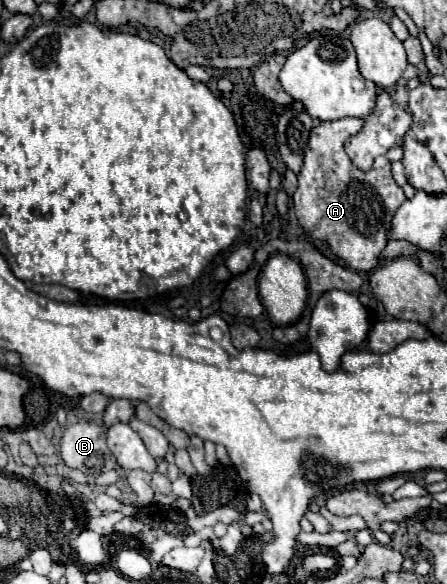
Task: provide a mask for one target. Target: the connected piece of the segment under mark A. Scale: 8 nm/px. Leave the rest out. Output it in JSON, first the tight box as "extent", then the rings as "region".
{"extent":[292,117,406,271],"region":[[[344,117],[338,121],[322,121],[318,127],[312,129],[308,149],[304,153],[304,165],[298,173],[298,187],[292,195],[292,201],[294,201],[296,217],[304,227],[304,231],[308,231],[316,239],[326,241],[332,253],[344,259],[352,269],[370,271],[382,259],[382,251],[388,243],[388,229],[392,223],[392,215],[406,201],[406,197],[404,191],[392,179],[390,161],[382,161],[380,171],[360,171],[356,165],[352,165],[352,161],[344,151],[344,139],[352,137],[352,133],[358,133],[360,129],[362,129],[362,119],[354,119],[354,117]]]}

